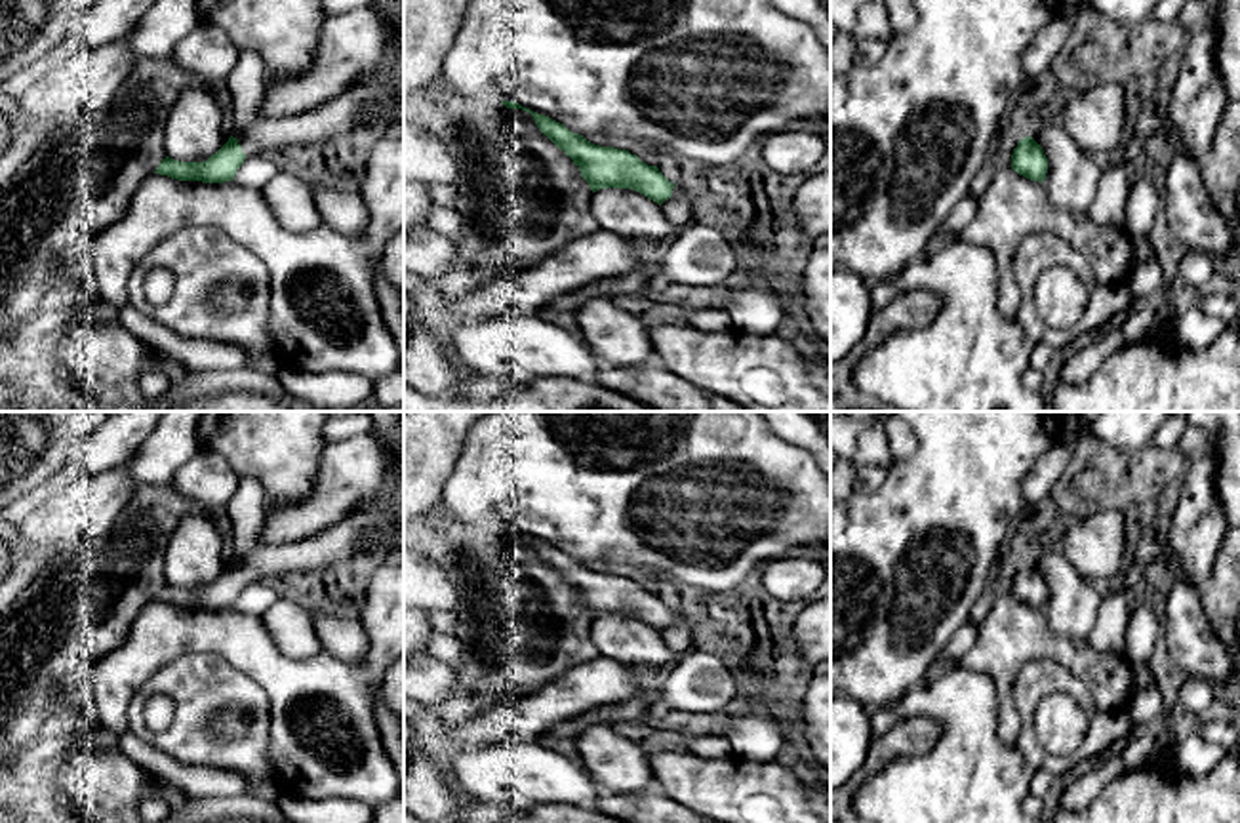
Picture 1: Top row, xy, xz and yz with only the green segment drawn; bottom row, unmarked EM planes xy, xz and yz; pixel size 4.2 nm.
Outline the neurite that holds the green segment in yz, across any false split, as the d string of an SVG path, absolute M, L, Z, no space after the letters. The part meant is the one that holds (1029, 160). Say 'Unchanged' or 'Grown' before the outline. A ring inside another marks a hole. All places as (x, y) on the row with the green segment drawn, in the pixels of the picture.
Unchanged. M1029 135L1023 137L1011 154L1011 170L1019 175L1042 183L1048 173L1048 158L1042 147Z

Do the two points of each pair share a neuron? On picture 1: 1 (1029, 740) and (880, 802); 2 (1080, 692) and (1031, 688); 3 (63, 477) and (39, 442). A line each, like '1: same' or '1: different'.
1: different
2: same
3: different

